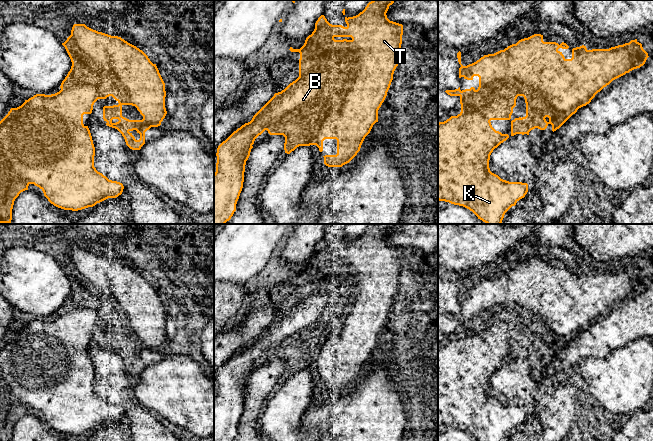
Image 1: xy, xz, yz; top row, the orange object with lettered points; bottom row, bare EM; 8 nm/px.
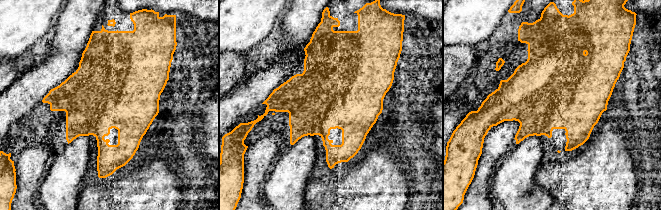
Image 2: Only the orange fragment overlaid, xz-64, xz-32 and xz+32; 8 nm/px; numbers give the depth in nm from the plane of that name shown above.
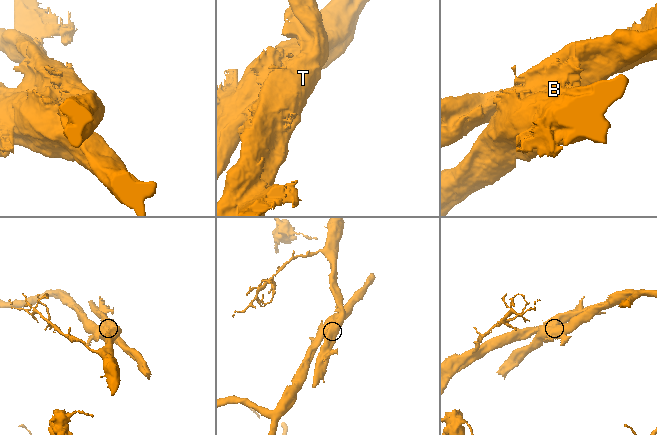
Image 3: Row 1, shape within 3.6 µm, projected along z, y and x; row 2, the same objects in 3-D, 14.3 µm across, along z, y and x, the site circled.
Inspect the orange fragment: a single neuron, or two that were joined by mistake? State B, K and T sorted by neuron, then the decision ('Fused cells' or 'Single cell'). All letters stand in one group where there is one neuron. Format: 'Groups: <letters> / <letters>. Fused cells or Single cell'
Groups: B K / T. Fused cells

